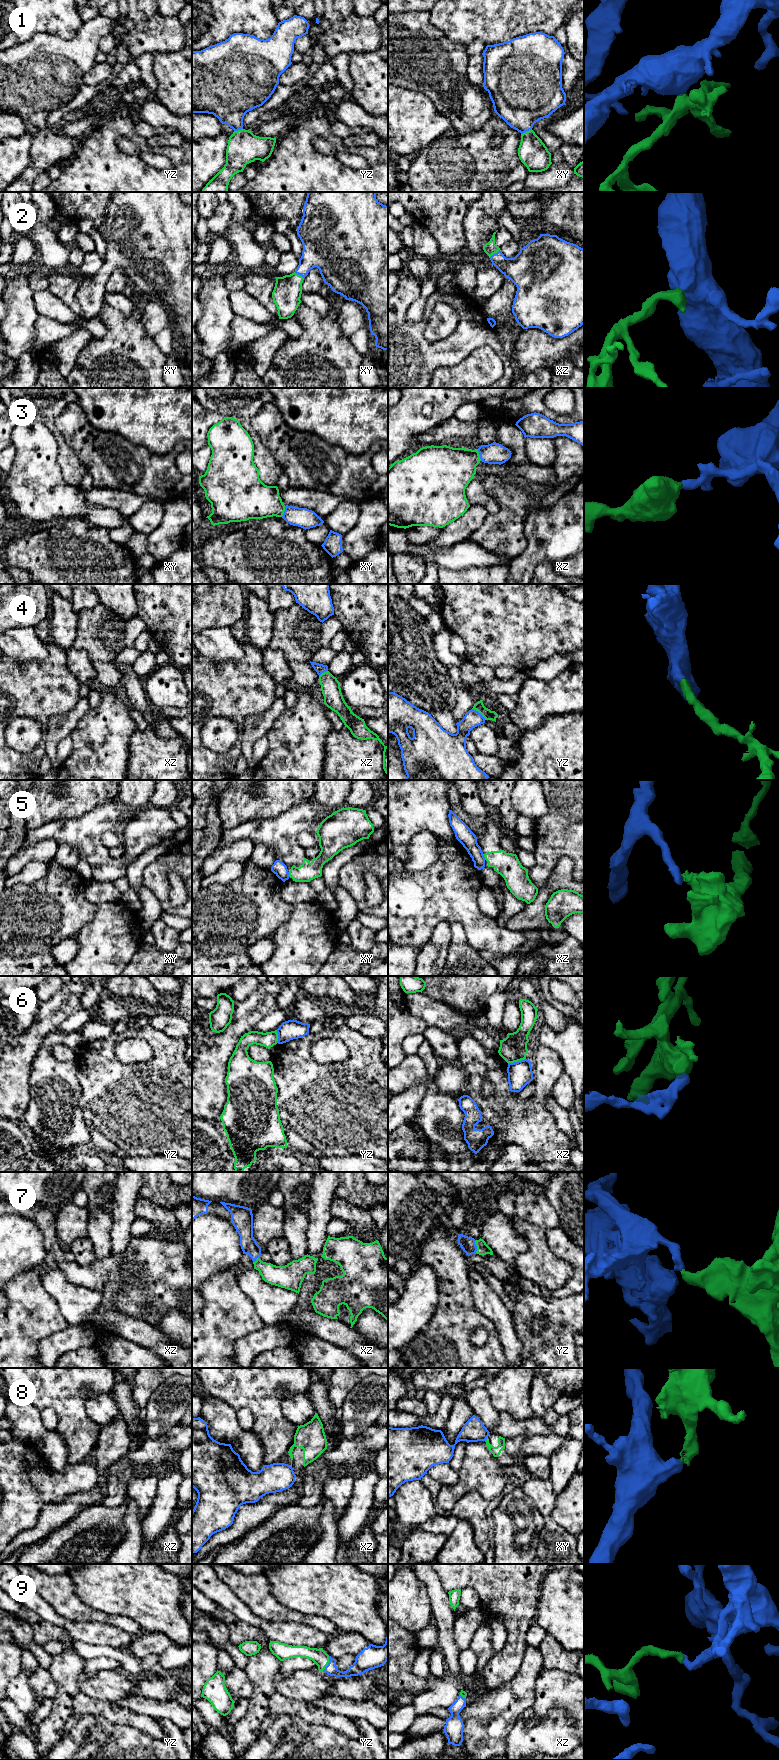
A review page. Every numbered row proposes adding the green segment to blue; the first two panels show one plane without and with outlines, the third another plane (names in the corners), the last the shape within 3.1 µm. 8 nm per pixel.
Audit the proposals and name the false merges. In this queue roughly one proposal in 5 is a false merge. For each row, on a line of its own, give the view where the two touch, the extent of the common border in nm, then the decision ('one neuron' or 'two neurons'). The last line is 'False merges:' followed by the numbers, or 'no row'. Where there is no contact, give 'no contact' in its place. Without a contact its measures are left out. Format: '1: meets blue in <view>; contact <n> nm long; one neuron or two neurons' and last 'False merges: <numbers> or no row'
1: meets blue in xy; contact 100 nm long; one neuron
2: meets blue in xz; contact 110 nm long; one neuron
3: meets blue in xz; contact 100 nm long; one neuron
4: meets blue in yz; contact 140 nm long; one neuron
5: meets blue in xz; contact 50 nm long; two neurons
6: meets blue in xz; contact 150 nm long; two neurons
7: meets blue in yz; contact 110 nm long; one neuron
8: meets blue in xy; contact 50 nm long; two neurons
9: meets blue in yz; contact 140 nm long; one neuron
False merges: 5, 6, 8

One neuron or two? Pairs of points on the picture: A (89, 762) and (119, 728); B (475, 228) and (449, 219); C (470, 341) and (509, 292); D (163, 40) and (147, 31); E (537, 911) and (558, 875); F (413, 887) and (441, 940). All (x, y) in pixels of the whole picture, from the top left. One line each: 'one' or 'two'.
A: one
B: two
C: two
D: one
E: one
F: two

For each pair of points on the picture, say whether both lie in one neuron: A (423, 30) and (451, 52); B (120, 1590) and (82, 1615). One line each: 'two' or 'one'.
A: one
B: two

